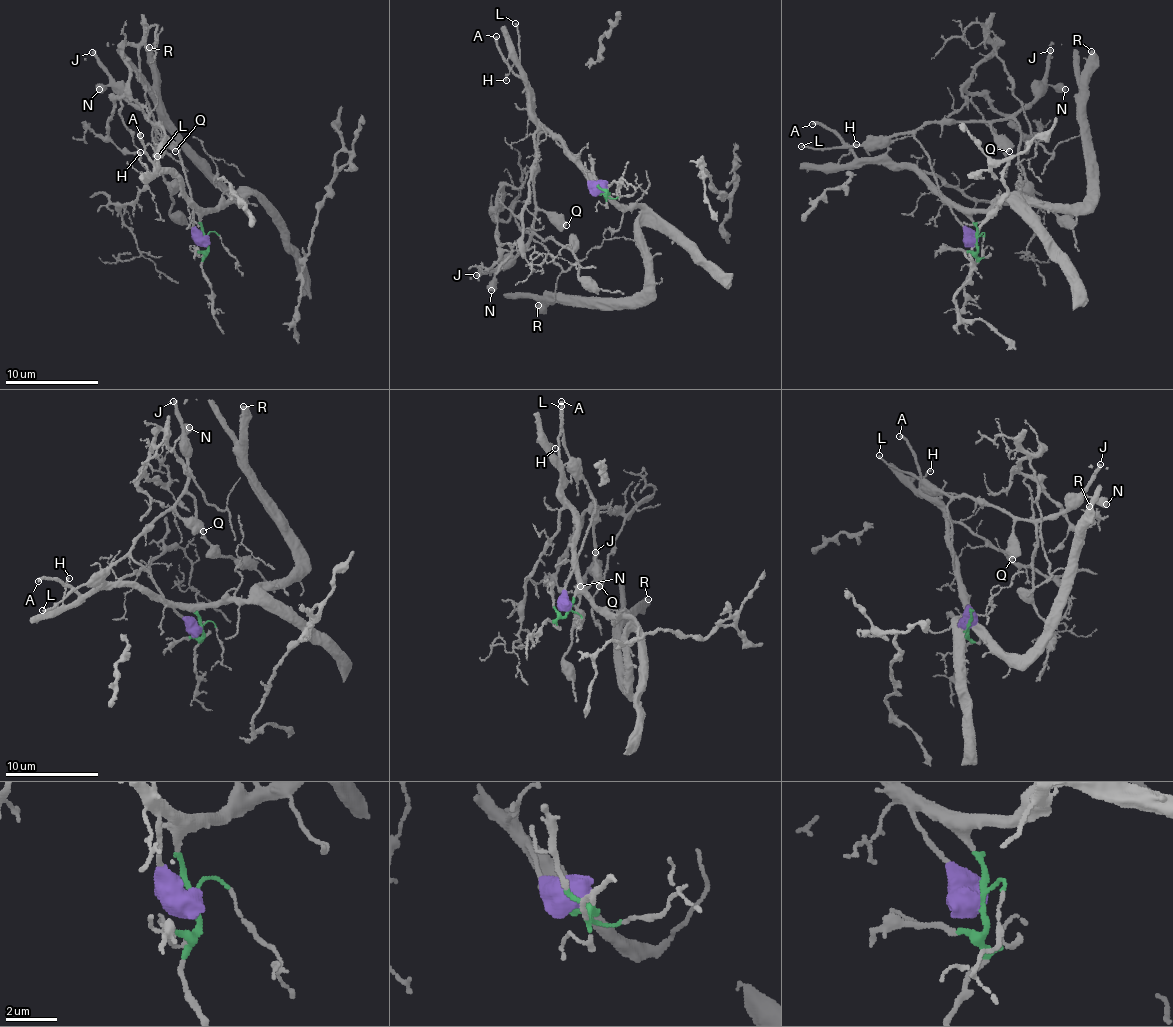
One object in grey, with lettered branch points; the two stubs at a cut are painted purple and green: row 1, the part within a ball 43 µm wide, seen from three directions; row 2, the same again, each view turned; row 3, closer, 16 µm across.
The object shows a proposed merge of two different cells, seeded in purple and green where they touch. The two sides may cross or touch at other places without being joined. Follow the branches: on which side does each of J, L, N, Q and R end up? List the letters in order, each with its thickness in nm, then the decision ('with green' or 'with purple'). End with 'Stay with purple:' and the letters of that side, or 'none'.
J: calibre 280 nm; with purple
L: calibre 160 nm; with purple
N: calibre 600 nm; with purple
Q: calibre 550 nm; with purple
R: calibre 360 nm; with green
Stay with purple: J, L, N, Q

